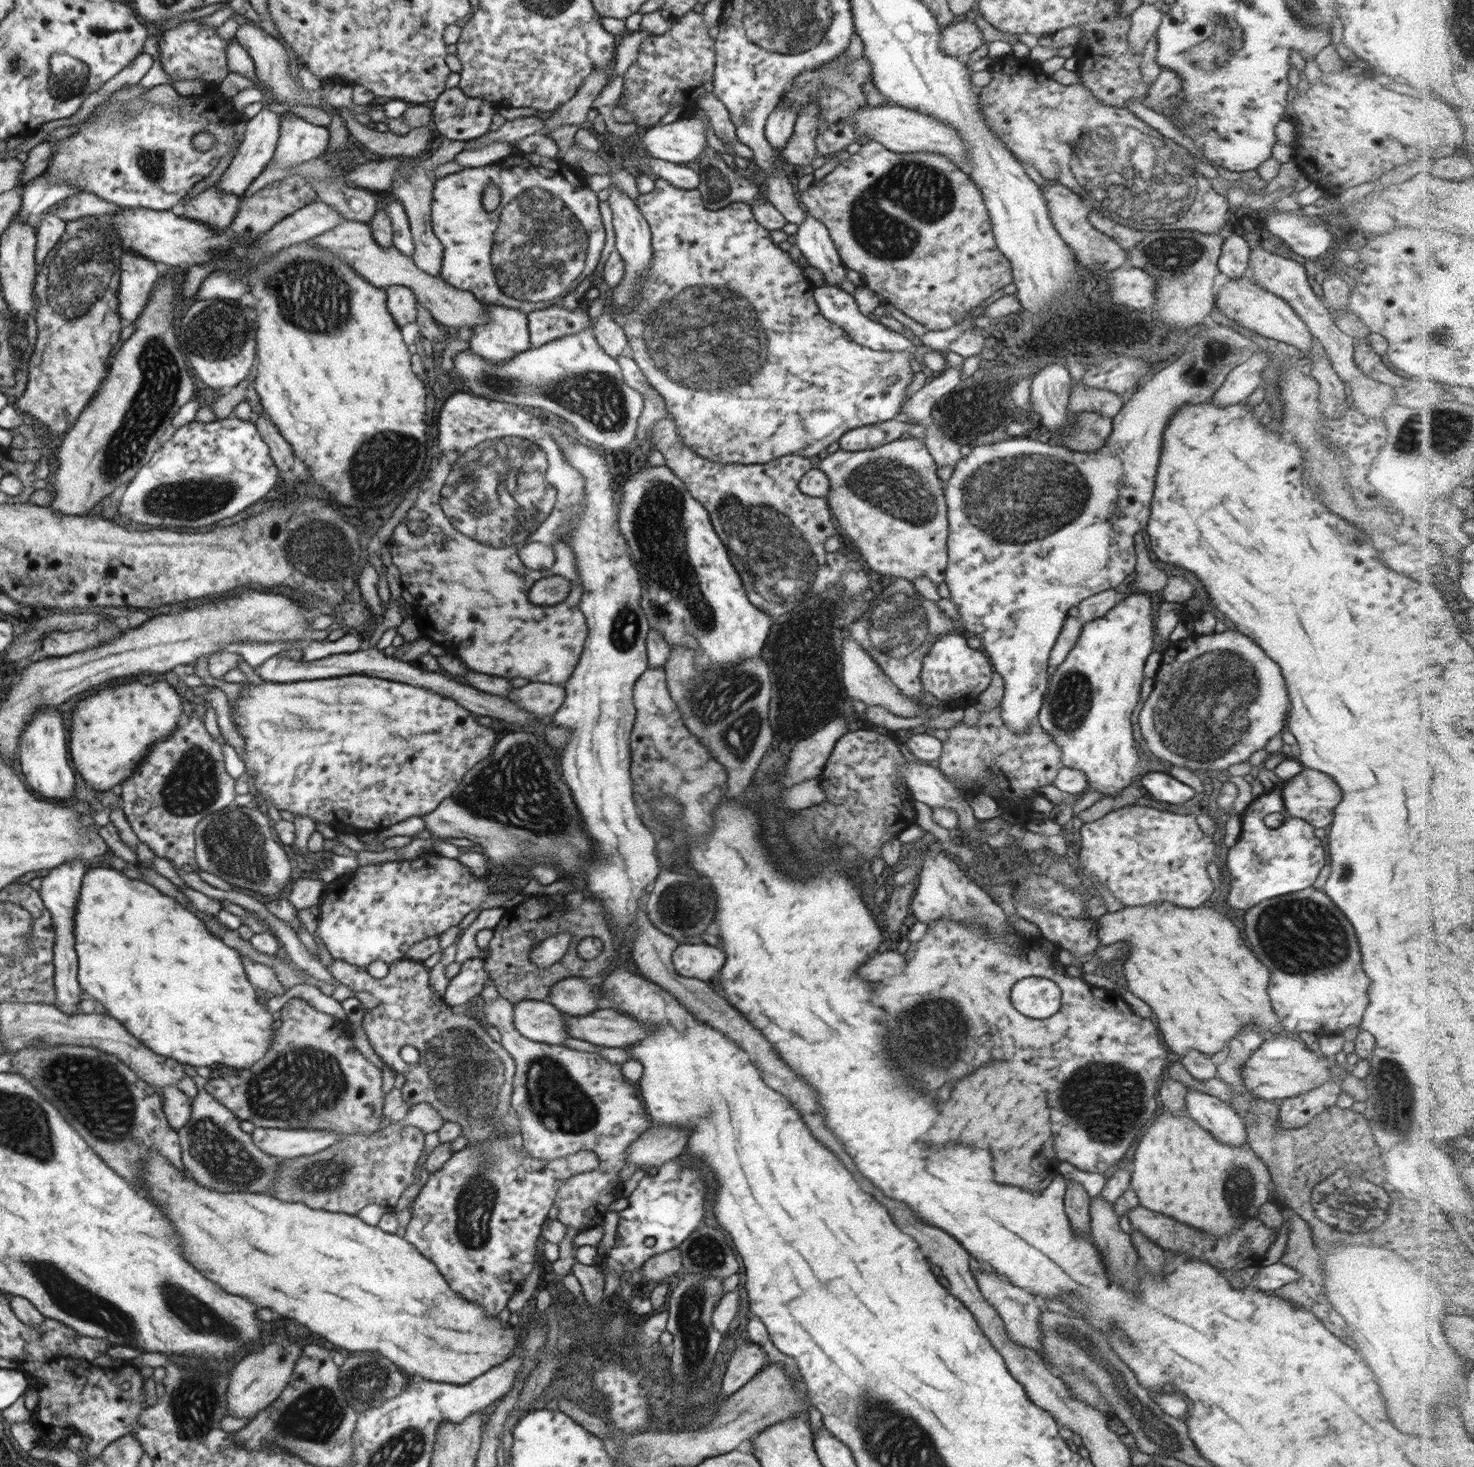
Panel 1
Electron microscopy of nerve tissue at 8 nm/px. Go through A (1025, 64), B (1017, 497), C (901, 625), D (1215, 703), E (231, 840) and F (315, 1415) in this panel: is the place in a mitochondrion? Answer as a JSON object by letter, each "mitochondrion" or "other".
{"A":"other","B":"mitochondrion","C":"mitochondrion","D":"mitochondrion","E":"mitochondrion","F":"mitochondrion"}

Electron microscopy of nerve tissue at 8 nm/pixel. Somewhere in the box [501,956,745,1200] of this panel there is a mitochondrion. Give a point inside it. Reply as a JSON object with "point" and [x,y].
{"point":[553,1099]}

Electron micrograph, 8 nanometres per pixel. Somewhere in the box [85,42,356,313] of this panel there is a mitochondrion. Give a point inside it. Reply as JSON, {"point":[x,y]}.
{"point":[151,163]}

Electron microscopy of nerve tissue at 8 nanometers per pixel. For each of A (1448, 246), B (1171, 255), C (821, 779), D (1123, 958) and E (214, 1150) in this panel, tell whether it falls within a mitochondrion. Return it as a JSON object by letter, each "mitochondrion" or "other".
{"A":"other","B":"mitochondrion","C":"other","D":"other","E":"mitochondrion"}

